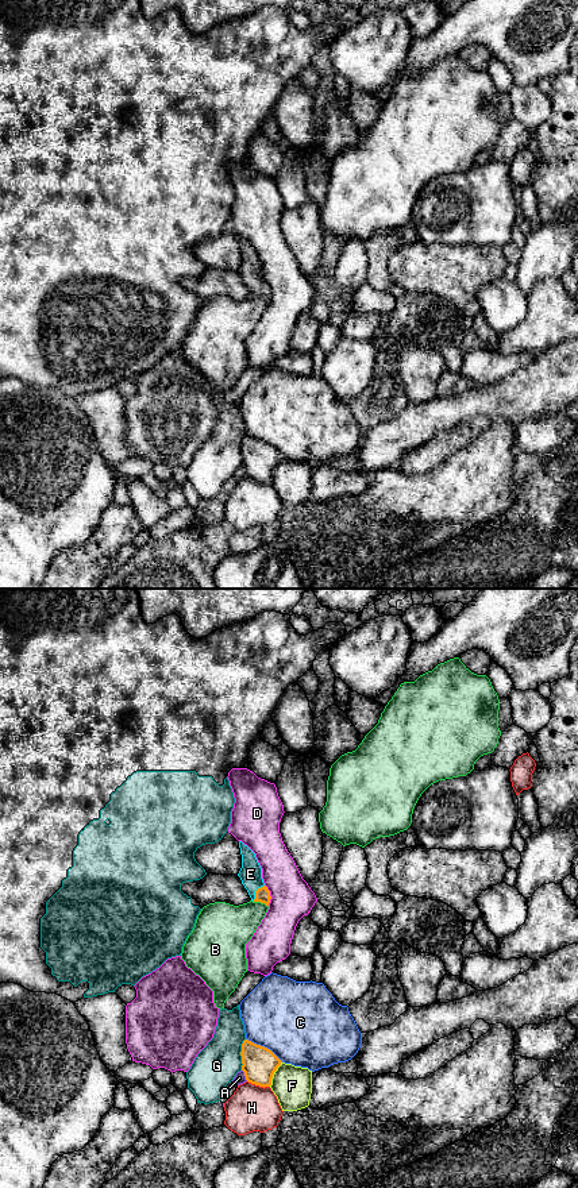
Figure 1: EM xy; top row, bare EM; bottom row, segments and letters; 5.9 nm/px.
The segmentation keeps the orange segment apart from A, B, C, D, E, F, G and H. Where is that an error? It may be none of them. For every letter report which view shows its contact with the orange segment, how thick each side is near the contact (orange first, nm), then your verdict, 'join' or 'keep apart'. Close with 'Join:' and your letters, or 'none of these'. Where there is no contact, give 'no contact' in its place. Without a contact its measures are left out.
A: xy | 200/70 nm | keep apart
B: xy | 90/280 nm | keep apart
C: xy | 200/460 nm | keep apart
D: xy | 90/240 nm | keep apart
E: xy | 90/140 nm | join
F: xy | 200/240 nm | keep apart
G: xy | 200/260 nm | keep apart
H: xy | 200/280 nm | keep apart
Join: E

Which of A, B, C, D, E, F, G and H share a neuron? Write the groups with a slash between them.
A D / B / C / E / F / G / H

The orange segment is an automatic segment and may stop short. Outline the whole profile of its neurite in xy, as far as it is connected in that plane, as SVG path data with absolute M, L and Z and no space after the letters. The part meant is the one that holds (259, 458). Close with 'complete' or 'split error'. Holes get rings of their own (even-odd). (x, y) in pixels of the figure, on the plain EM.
M248 435L243 436L240 451L246 475L263 483L270 482L273 470L282 456L270 444Z; complete

